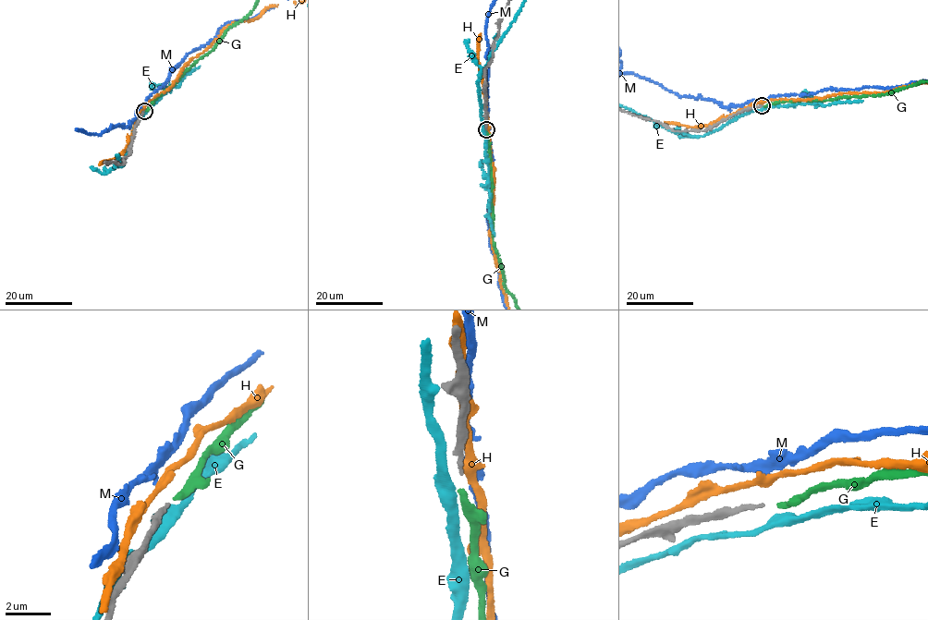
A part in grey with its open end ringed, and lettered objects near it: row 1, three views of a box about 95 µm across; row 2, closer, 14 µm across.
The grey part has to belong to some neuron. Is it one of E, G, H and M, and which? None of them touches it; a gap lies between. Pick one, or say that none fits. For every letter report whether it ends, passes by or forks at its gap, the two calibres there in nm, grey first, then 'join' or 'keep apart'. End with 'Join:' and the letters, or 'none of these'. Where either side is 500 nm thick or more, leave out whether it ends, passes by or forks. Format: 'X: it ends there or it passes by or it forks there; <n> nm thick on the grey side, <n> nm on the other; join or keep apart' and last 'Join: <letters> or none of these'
E: it passes by; 150 nm thick on the grey side, 480 nm on the other; keep apart
G: it ends there; 150 nm thick on the grey side, 240 nm on the other; join
H: it passes by; 150 nm thick on the grey side, 360 nm on the other; keep apart
M: it passes by; 150 nm thick on the grey side, 240 nm on the other; keep apart
Join: G

